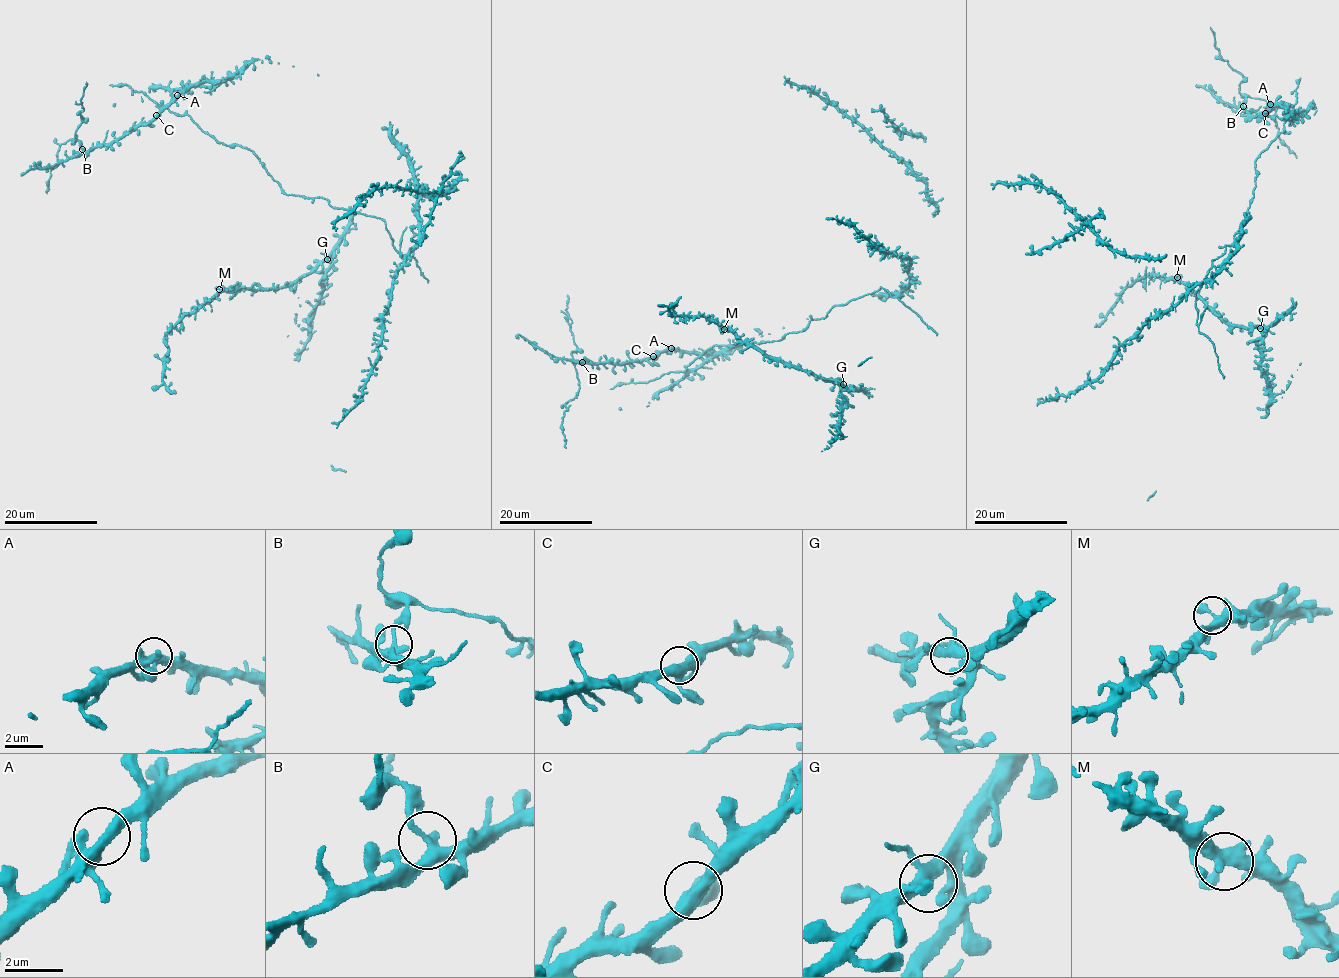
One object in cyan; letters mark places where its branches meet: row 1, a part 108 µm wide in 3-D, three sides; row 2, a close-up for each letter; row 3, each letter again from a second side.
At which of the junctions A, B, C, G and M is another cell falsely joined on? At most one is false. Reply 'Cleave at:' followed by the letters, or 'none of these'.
Cleave at: B

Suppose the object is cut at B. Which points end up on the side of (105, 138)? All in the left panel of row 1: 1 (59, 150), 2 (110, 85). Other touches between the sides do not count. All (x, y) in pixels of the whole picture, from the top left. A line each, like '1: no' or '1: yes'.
1: no
2: yes

